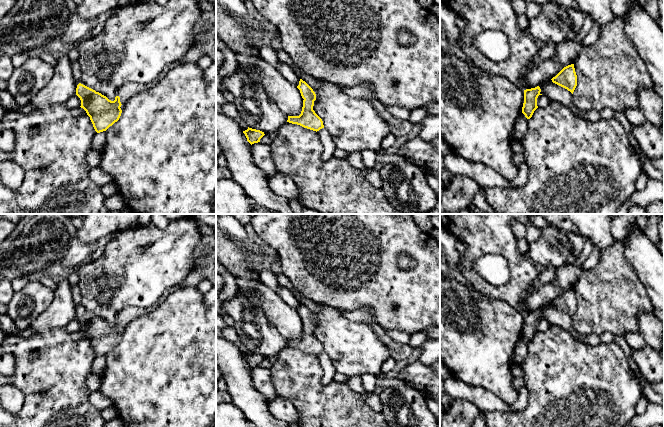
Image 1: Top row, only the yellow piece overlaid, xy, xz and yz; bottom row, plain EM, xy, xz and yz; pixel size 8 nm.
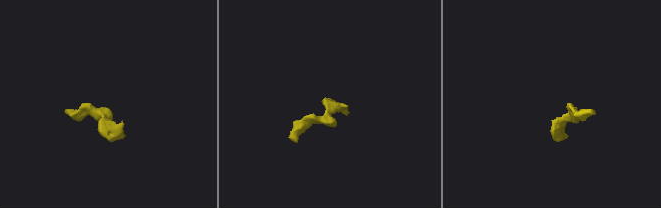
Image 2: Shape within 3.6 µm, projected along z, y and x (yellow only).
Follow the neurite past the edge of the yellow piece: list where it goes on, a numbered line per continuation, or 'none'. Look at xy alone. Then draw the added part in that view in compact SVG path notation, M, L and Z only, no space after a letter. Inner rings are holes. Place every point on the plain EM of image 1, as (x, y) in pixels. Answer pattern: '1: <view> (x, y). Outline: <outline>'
1: xy (128, 314). Outline: M179 286L171 287L167 289L160 297L160 299L152 306L142 308L142 307L137 307L137 306L129 306L124 308L119 315L117 316L116 320L120 321L120 326L121 326L121 334L123 334L126 326L136 319L137 317L143 316L145 314L150 313L153 311L155 308L159 306L161 302L163 302L172 292L174 292L176 289L178 289Z

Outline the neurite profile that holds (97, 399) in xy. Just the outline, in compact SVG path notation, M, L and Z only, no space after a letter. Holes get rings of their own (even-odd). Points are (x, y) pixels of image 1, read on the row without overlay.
M100 391L91 392L90 404L100 411L113 406L112 401L103 395Z

